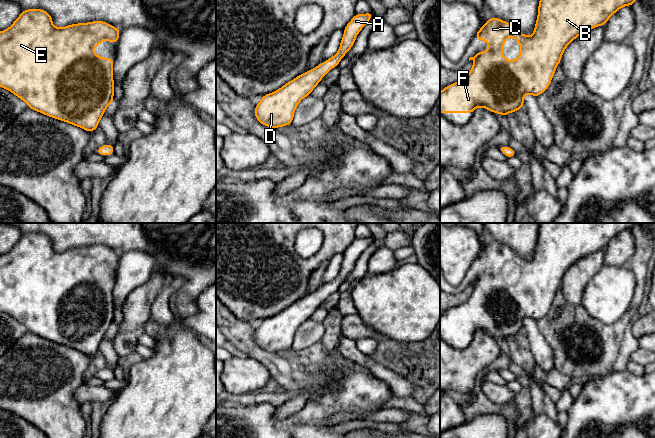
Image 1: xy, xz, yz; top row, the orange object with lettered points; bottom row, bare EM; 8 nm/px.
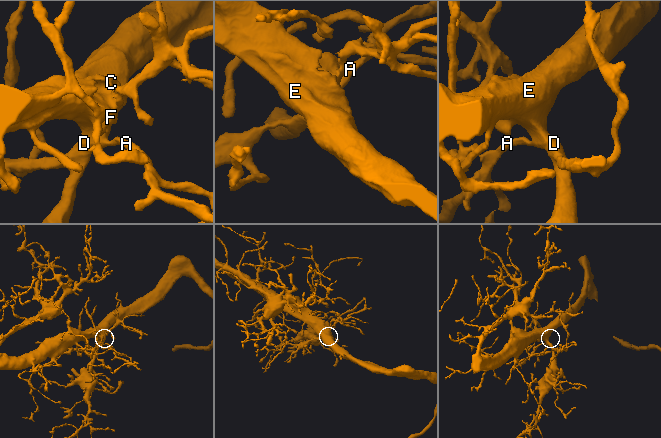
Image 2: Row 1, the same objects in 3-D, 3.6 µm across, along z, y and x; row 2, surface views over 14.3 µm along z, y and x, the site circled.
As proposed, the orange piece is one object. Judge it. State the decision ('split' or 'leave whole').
leave whole

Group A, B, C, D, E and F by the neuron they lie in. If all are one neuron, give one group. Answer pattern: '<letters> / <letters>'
A B C D E F

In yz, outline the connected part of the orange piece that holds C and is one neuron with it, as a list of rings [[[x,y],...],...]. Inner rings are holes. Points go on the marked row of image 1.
[[[540,0],[538,16],[533,34],[526,36],[516,30],[510,23],[492,17],[475,34],[480,41],[488,42],[488,50],[478,52],[470,60],[474,64],[468,75],[461,81],[446,86],[440,92],[440,113],[473,113],[477,107],[483,107],[497,114],[507,116],[510,112],[517,112],[524,106],[524,95],[531,94],[538,97],[549,87],[556,67],[561,62],[566,47],[578,36],[598,26],[604,26],[608,19],[624,6],[631,6],[637,0]],[[509,37],[513,37],[521,47],[517,59],[509,61],[502,53],[503,44]]]

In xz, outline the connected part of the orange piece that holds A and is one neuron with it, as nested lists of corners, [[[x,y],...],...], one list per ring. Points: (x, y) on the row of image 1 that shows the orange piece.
[[[373,12],[355,14],[344,28],[345,31],[338,52],[317,67],[289,81],[278,90],[263,95],[261,101],[255,106],[255,118],[262,125],[270,128],[292,124],[295,109],[300,101],[311,94],[330,69],[338,66],[341,59],[354,45],[359,32],[372,16]]]

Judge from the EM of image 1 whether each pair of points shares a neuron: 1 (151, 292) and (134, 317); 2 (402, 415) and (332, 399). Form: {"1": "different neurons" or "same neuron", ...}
{"1": "same neuron", "2": "different neurons"}

